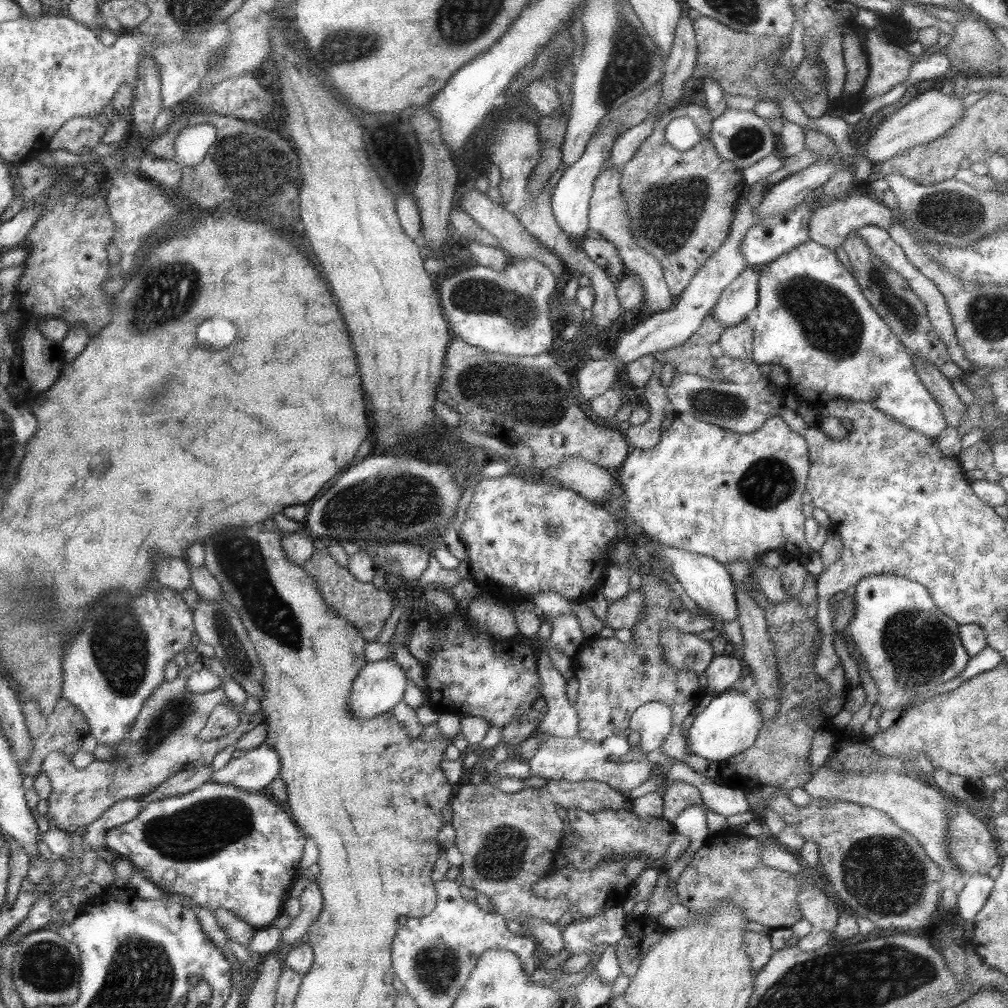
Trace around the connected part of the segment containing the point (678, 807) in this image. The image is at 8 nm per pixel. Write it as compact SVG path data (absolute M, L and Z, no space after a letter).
M677 780L672 781L665 788L665 792L658 797L662 803L662 811L660 818L667 823L672 823L672 820L686 807L699 806L701 797L699 791L690 784L683 784Z

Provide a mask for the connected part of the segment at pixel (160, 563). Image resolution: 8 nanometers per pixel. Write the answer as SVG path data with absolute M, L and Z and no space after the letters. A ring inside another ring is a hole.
M182 558L153 559L153 576L161 587L167 588L181 595L183 591L190 588L189 570Z

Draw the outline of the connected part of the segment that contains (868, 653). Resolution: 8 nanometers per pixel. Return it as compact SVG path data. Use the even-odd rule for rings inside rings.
M887 574L865 576L857 582L853 600L853 618L845 626L842 636L843 640L846 640L848 652L857 654L876 685L875 712L905 708L919 695L958 676L970 659L961 646L957 633L958 625L936 608L929 592L921 584Z

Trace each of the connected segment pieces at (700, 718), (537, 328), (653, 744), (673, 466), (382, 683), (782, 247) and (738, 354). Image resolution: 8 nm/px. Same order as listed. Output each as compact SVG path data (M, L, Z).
M739 681L731 689L713 696L713 700L694 716L686 731L686 749L699 758L709 762L727 760L749 748L762 725L762 718L757 710L754 695L739 690Z
M529 258L527 261L513 260L497 272L475 265L448 277L442 277L439 285L439 302L452 335L460 335L466 344L488 349L509 357L537 356L547 353L553 340L553 325L549 318L552 308L549 298L555 294L553 273L543 264Z
M647 702L638 706L628 720L627 732L637 732L637 748L644 752L657 750L671 728L671 711L666 704Z
M678 413L673 417L672 424L662 429L661 436L653 448L649 450L631 448L631 450L628 451L624 464L617 470L619 474L619 484L617 487L625 502L620 513L625 514L625 520L627 520L627 522L633 522L635 526L639 526L639 528L641 528L641 535L653 541L653 543L663 547L673 547L685 552L712 557L713 560L723 566L729 564L729 562L735 562L735 560L738 559L751 562L753 559L759 559L759 557L771 551L778 552L782 560L797 561L804 566L811 555L814 554L813 551L809 550L807 544L805 544L805 540L803 540L805 517L801 513L802 503L800 501L801 494L806 492L805 481L808 477L807 473L809 468L807 451L805 439L801 435L793 433L779 415L769 417L753 432L734 433L725 430L723 427L719 428L714 424L701 422L693 418L690 414Z
M390 660L366 662L357 672L347 698L346 708L355 720L370 720L378 715L387 714L403 698L408 684L403 668Z
M799 201L797 206L793 206L791 210L777 214L777 216L771 216L771 218L765 218L765 220L751 226L740 242L740 251L748 266L773 262L792 248L809 242L807 223L811 219L813 210L813 206L809 206L807 202Z
M744 320L731 328L725 328L718 336L718 345L725 357L733 360L749 359L752 353L752 327Z

